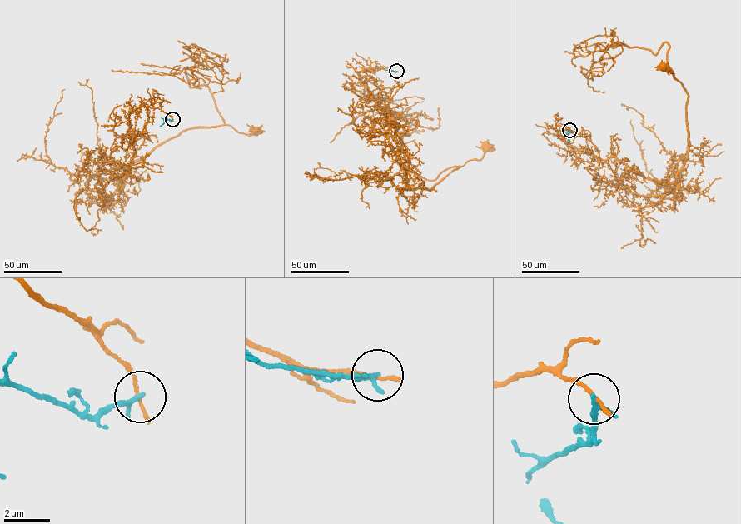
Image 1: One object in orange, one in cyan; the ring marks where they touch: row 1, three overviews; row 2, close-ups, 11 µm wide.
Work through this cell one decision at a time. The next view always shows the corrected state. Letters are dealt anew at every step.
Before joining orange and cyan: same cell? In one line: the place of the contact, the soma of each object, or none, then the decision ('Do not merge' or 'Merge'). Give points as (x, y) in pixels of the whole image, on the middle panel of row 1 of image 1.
Place: (396, 71). Soma of orange: (486, 146). Soma of cyan: none. Do not merge

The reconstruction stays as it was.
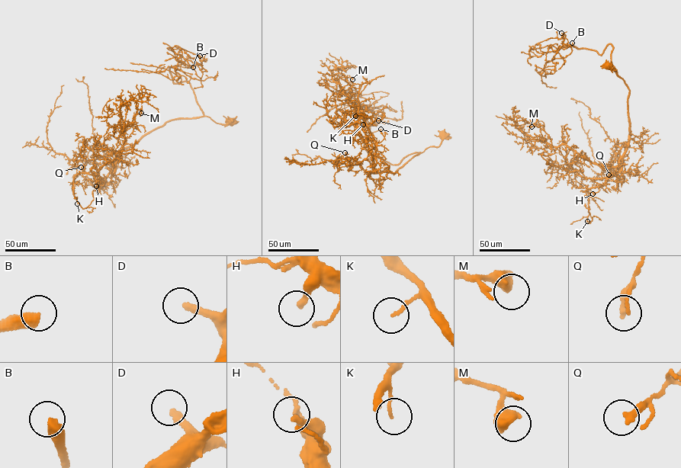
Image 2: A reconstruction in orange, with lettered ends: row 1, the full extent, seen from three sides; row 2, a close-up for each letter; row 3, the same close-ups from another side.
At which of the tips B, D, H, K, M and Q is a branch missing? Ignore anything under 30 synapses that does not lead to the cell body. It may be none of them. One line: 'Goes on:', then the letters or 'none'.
Goes on: B, D

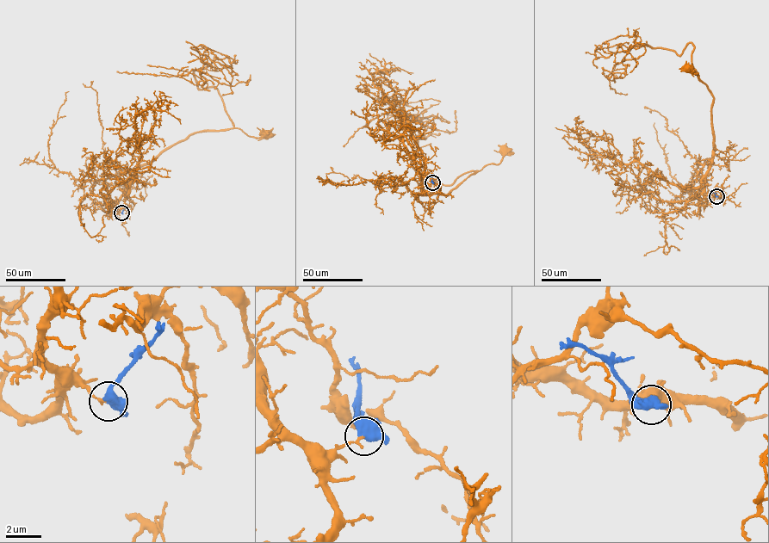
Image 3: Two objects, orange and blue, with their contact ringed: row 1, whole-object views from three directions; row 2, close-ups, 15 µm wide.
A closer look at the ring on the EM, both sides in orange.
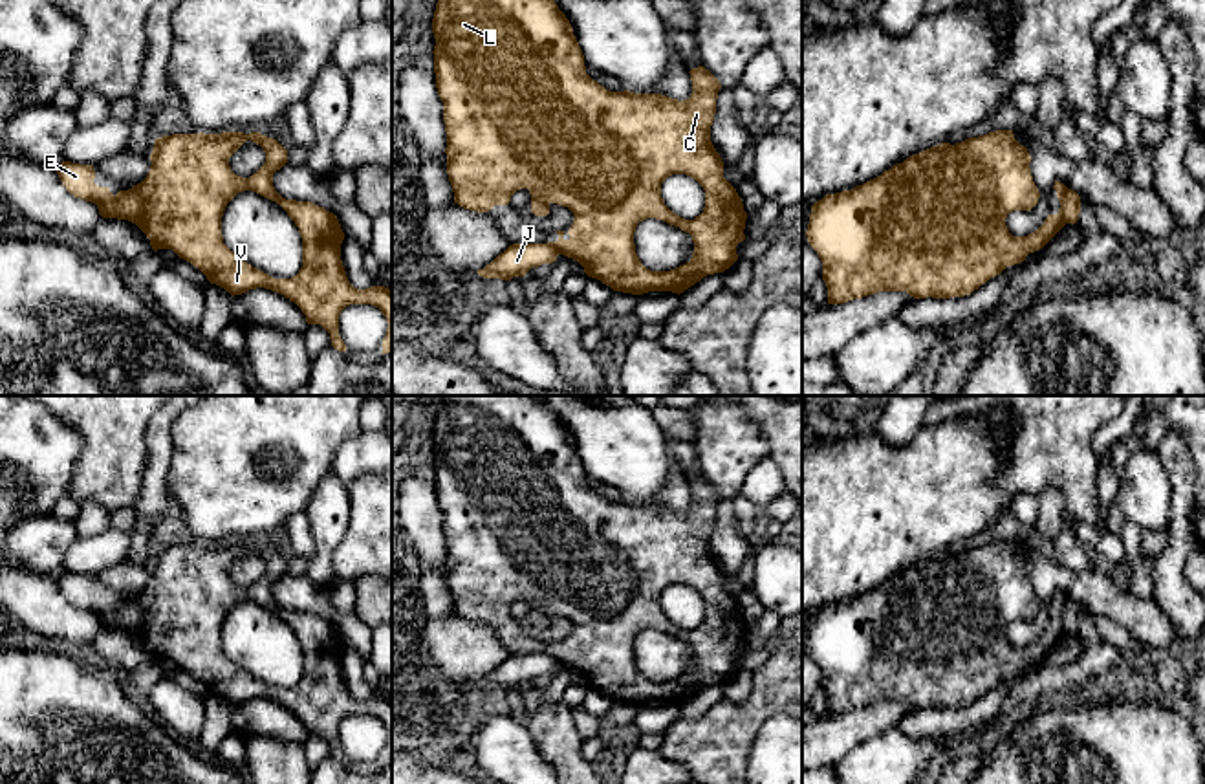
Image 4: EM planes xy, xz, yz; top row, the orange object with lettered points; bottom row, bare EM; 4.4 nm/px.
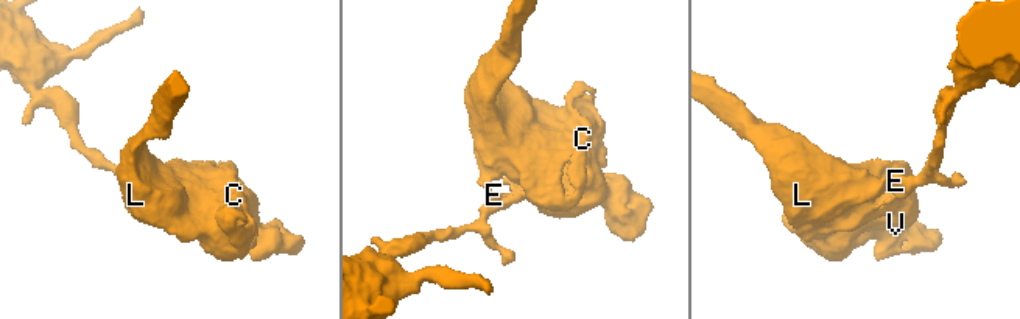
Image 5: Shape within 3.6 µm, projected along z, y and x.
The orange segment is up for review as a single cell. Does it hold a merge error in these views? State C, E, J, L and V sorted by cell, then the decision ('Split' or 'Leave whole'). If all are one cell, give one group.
Groups: C E L V / J. Split

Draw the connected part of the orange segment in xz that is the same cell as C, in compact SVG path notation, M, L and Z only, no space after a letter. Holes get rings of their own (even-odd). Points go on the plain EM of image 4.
M447 396L436 414L432 443L454 614L487 623L527 599L535 626L548 626L551 614L568 617L575 626L570 648L557 641L559 650L548 656L577 670L588 687L623 703L679 705L738 670L747 623L723 588L723 572L711 551L722 495L709 480L689 482L692 504L685 511L610 502L586 484L570 430L538 396ZM672 584L687 584L705 601L703 623L694 630L678 626L661 608L661 593ZM646 628L689 643L692 669L670 681L646 680L634 654L635 637Z

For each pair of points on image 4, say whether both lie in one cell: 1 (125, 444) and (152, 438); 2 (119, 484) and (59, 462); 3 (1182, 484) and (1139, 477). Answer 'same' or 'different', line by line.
1: different
2: different
3: different

